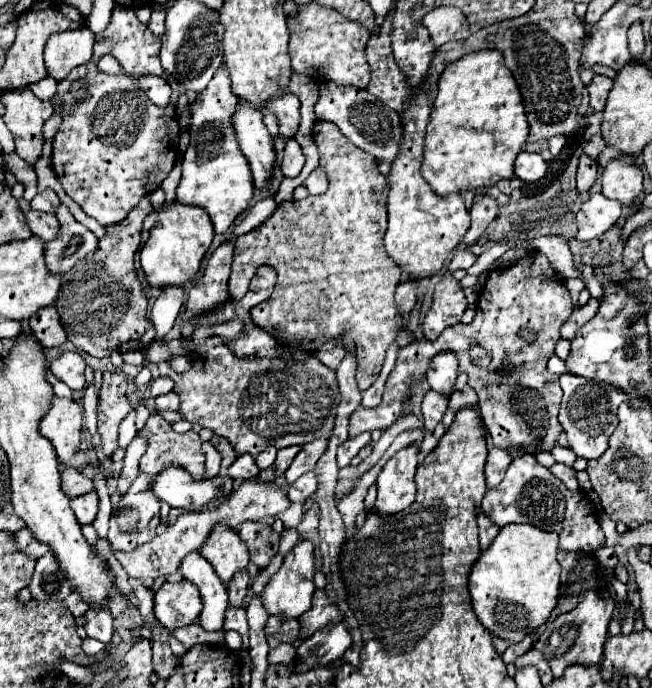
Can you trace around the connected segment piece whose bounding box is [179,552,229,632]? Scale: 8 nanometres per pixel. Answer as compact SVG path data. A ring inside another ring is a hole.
M189 552L183 558L179 570L181 570L183 578L193 582L201 592L203 612L199 616L199 624L209 632L221 630L229 602L227 602L225 584L215 574L213 566L199 552Z

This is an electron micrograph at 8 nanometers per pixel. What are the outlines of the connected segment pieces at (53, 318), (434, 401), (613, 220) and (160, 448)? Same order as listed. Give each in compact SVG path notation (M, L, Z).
M45 306L35 312L29 320L29 330L43 348L57 348L67 340L55 306Z
M429 390L425 394L421 408L423 408L423 422L425 422L427 432L433 432L437 422L441 422L445 408L447 408L447 400L449 400L447 394L439 394L439 392L433 392L433 390Z
M593 194L587 202L583 202L581 210L577 212L579 224L579 240L593 240L605 234L611 226L617 224L621 216L621 202L609 200L603 194Z
M151 414L147 426L139 436L149 440L149 448L143 458L173 458L173 464L181 464L197 480L205 474L205 454L201 450L201 438L197 432L177 434L169 422L159 414Z

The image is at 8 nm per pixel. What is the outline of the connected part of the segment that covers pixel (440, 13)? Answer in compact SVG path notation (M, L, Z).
M439 6L431 14L423 17L423 26L429 28L431 40L437 46L443 46L449 40L465 40L471 36L467 18L459 8Z

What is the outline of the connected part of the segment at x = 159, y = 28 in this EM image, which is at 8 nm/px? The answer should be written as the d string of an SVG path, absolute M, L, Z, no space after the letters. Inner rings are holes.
M157 8L152 11L151 18L149 20L149 30L153 30L155 36L163 36L165 32L165 19L167 8Z

